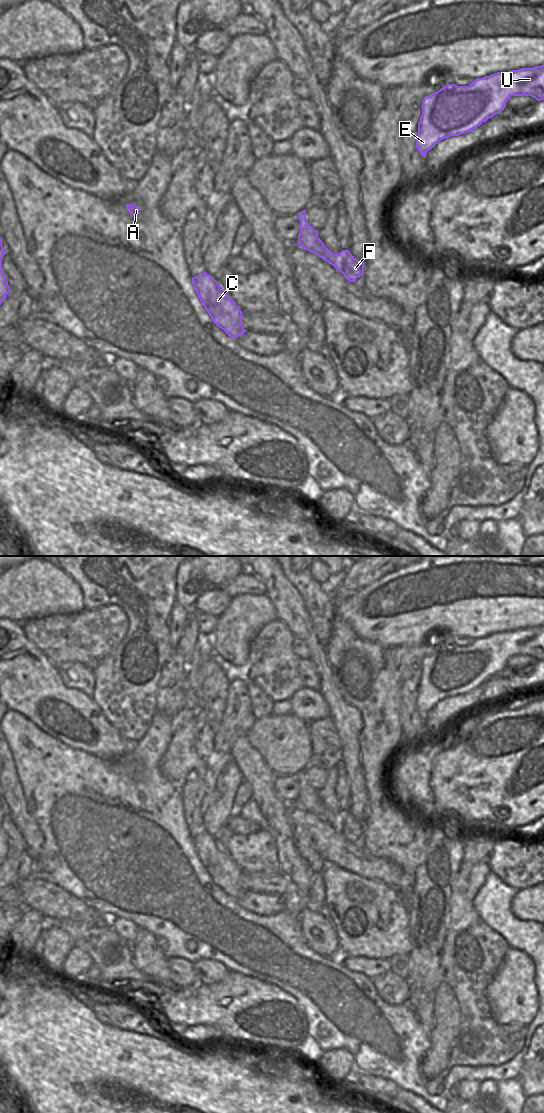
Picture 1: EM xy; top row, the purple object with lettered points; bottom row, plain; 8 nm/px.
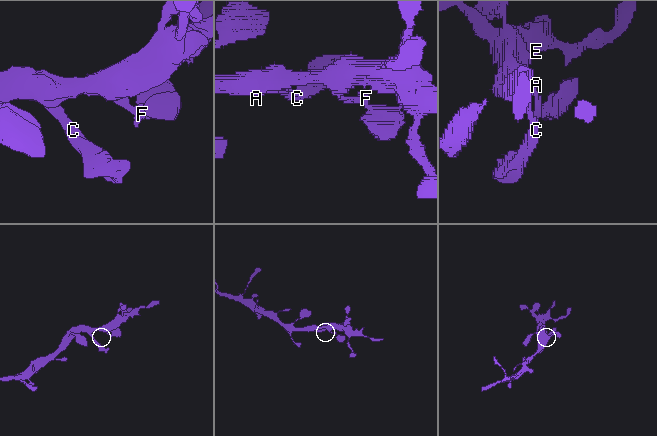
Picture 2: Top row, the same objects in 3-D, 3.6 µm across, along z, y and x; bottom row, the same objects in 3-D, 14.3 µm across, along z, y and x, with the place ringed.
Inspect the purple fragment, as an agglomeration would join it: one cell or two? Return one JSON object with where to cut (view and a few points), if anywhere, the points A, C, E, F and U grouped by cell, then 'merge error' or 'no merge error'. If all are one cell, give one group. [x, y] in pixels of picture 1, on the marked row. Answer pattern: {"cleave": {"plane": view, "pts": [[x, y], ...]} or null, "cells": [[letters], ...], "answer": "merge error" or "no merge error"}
{"cleave": null, "cells": [["A", "C", "E", "F", "U"]], "answer": "no merge error"}

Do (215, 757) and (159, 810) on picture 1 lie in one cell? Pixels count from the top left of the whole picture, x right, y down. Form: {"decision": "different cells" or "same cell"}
{"decision": "different cells"}

